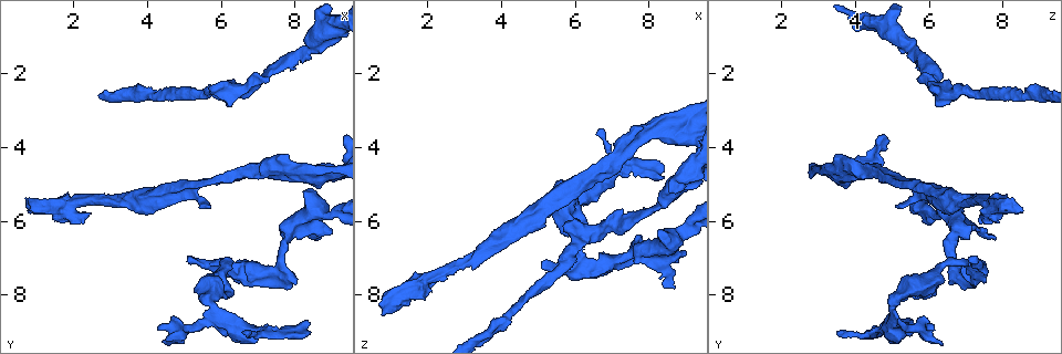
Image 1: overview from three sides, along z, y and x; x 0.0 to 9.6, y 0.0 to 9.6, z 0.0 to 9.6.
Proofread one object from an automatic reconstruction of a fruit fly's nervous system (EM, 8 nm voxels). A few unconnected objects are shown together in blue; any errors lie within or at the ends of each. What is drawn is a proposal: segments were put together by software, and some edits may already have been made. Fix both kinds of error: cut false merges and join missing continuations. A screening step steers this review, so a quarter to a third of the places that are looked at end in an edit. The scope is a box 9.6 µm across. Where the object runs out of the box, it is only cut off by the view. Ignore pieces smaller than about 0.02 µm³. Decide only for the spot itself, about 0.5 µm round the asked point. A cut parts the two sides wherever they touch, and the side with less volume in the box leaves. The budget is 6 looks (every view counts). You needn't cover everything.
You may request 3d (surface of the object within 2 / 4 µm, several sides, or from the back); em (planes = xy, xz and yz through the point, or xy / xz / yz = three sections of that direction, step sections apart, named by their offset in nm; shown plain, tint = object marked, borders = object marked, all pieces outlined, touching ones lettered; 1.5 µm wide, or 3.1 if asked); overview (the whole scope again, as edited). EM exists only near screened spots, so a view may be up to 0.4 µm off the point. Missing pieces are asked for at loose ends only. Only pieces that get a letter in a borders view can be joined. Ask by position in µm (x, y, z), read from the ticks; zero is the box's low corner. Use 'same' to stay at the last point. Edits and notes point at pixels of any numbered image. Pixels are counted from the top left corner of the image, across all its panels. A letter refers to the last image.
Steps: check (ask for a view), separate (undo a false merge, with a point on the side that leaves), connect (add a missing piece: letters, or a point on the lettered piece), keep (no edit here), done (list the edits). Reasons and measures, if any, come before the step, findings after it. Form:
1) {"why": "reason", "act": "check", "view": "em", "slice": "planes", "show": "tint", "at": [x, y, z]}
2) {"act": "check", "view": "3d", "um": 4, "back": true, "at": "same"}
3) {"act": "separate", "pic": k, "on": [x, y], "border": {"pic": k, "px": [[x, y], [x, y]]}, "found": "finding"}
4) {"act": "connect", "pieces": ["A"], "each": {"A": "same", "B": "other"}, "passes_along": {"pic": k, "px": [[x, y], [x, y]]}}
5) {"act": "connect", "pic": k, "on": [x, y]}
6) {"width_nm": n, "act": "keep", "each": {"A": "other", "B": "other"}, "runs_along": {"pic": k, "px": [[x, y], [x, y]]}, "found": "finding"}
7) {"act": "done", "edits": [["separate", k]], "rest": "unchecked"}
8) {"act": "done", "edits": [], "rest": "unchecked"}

{"why": "branch stops here", "act": "check", "view": "em", "slice": "xz", "step": 4, "show": "borders", "at": [9.05, 6.30, 6.90]}

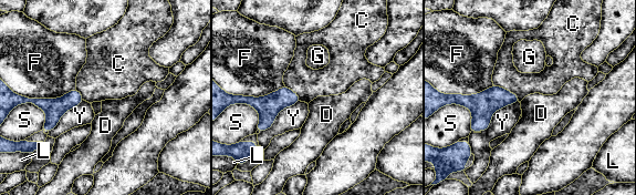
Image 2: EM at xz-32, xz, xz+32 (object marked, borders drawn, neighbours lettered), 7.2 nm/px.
{"act": "keep", "each": {"C": "other", "D": "other", "F": "other", "G": "other", "L": "other", "S": "other", "Y": "other"}, "border": {"pic": 2, "px": [[455, 103], [471, 112], [470, 132]]}, "found": "no lettered piece goes on from it"}

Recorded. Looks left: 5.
{"why": "branch stops here", "act": "check", "view": "em", "slice": "planes", "show": "borders", "at": [8.30, 8.70, 4.75]}

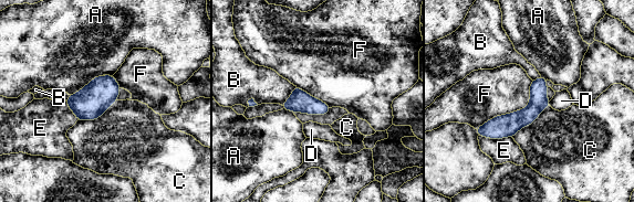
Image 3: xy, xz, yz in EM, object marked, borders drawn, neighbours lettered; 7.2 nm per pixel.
{"act": "keep", "each": {"A": "other", "B": "other", "C": "other", "D": "other", "E": "other", "F": "other"}, "border": {"pic": 3, "px": [[295, 86], [291, 95], [281, 105]]}, "found": "no lettered piece goes on from it"}

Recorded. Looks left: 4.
{"why": "a fork", "act": "check", "view": "em", "slice": "xy", "step": 4, "show": "tint", "at": [6.30, 2.55, 6.35]}

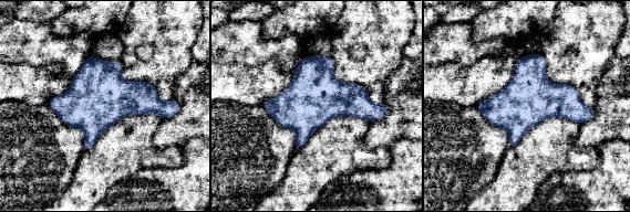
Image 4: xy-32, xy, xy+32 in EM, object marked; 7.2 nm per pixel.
{"why": "cut it another way", "act": "check", "view": "em", "slice": "planes", "show": "borders", "at": "same"}

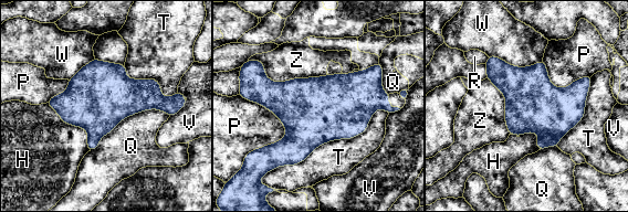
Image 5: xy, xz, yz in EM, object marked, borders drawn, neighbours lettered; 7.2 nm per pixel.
{"act": "keep", "each": {"H": "other", "P": "other", "Q": "other", "R": "other", "T": "other", "V": "other", "W": "other", "Z": "other"}, "border": {"pic": 5, "px": [[169, 115], [131, 114], [90, 151]]}, "found": "continuous, no second cell"}

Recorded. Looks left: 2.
{"act": "done", "edits": [], "rest": "unchecked"}

